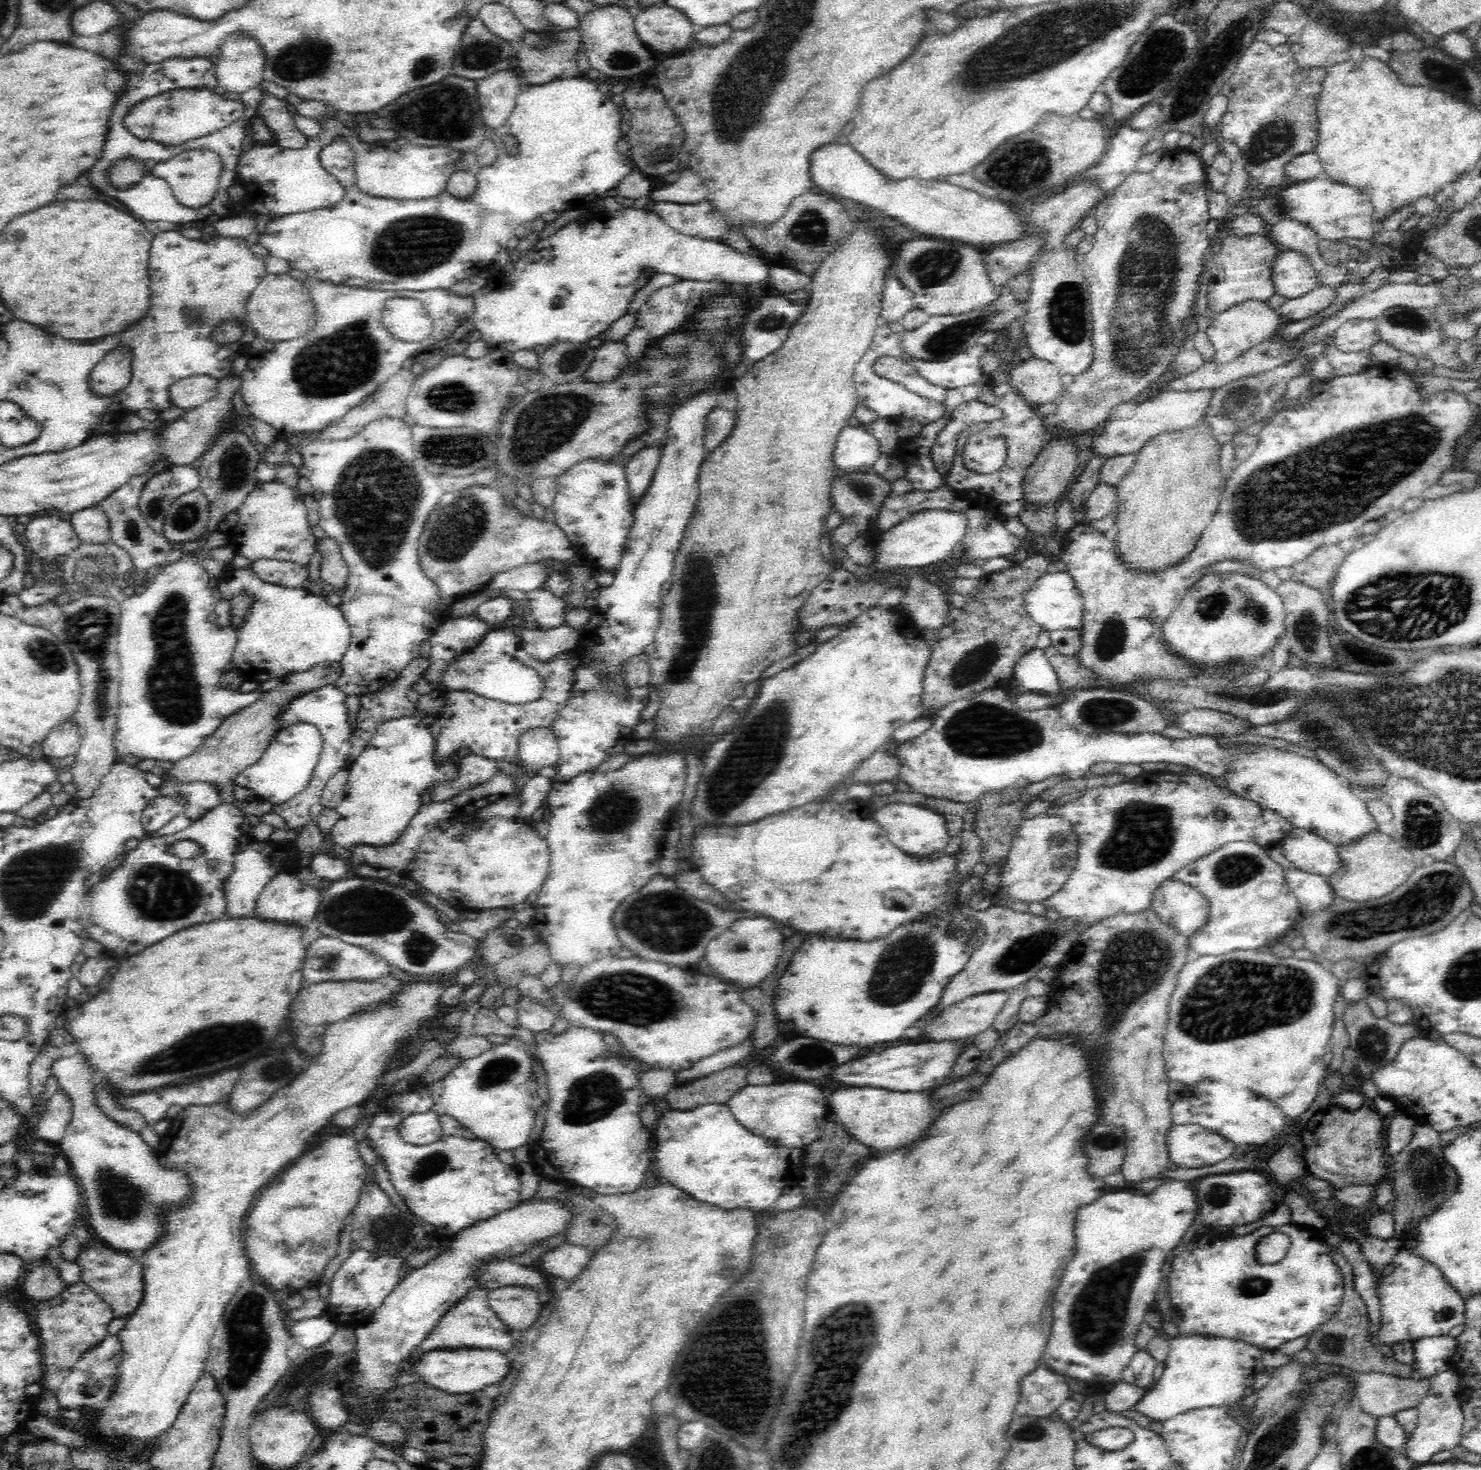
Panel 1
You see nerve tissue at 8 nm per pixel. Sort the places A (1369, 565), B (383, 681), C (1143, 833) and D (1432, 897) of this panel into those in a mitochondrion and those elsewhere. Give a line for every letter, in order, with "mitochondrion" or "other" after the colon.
A: other
B: other
C: mitochondrion
D: mitochondrion

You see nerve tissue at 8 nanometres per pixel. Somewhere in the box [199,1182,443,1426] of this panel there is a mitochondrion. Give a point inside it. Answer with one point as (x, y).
(246, 1341)

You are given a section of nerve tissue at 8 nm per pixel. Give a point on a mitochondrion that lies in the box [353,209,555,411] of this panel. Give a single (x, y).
(414, 245)

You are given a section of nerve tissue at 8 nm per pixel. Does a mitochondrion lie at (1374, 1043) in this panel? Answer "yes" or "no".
yes

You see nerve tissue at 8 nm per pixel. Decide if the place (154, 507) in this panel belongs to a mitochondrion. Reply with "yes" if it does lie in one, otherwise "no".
yes

